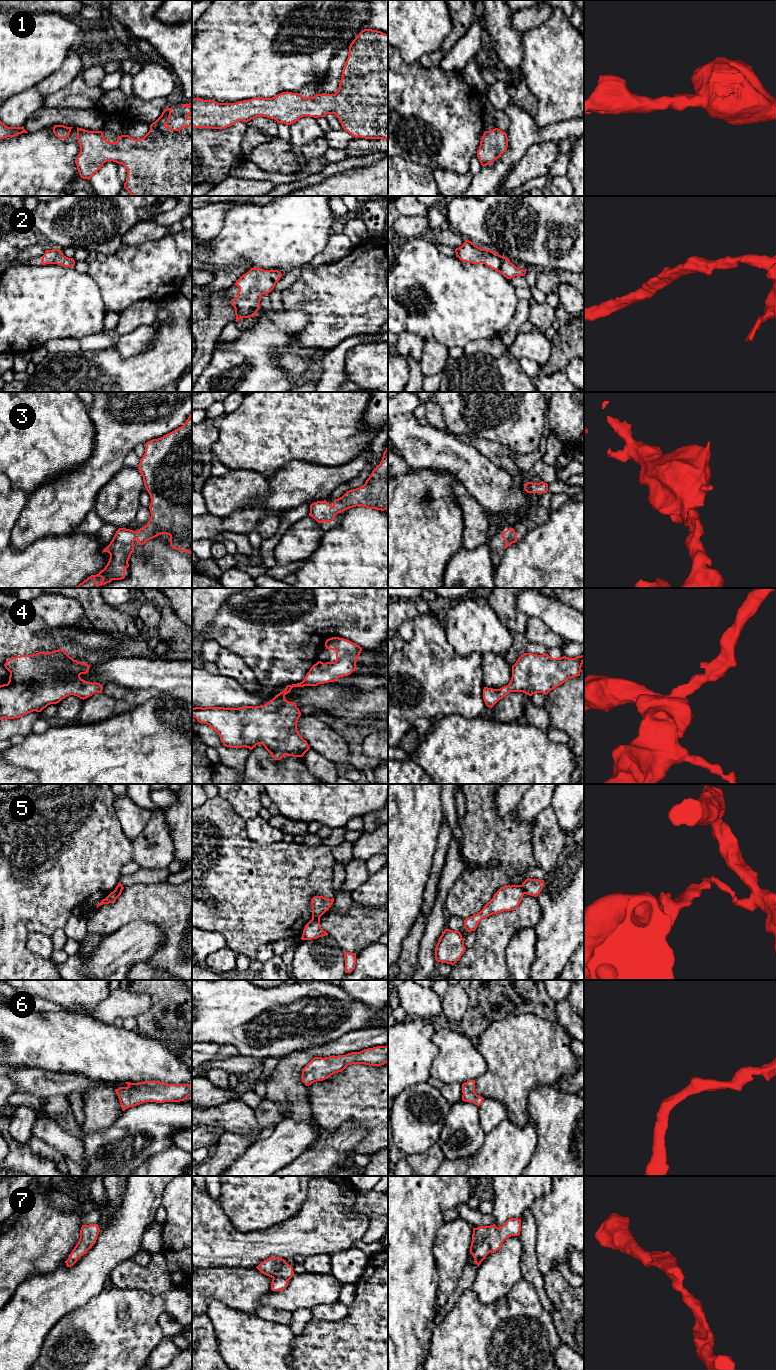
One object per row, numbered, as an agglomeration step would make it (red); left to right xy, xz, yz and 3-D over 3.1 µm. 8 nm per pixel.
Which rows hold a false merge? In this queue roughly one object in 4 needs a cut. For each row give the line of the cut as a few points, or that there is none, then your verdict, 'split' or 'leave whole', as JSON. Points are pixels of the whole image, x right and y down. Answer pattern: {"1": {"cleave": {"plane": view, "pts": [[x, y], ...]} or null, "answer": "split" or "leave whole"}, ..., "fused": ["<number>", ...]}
{"1": {"cleave": null, "answer": "leave whole"}, "2": {"cleave": null, "answer": "leave whole"}, "3": {"cleave": null, "answer": "leave whole"}, "4": {"cleave": null, "answer": "leave whole"}, "5": {"cleave": {"plane": "yz", "pts": [[520, 885], [525, 893]]}, "answer": "split"}, "6": {"cleave": null, "answer": "leave whole"}, "7": {"cleave": null, "answer": "leave whole"}, "fused": ["5"]}

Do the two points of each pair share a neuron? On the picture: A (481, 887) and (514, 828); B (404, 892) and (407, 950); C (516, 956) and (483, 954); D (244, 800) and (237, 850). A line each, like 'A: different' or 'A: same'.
A: same
B: different
C: different
D: different

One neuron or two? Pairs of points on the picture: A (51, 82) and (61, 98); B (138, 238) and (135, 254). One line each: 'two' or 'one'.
A: two
B: two

